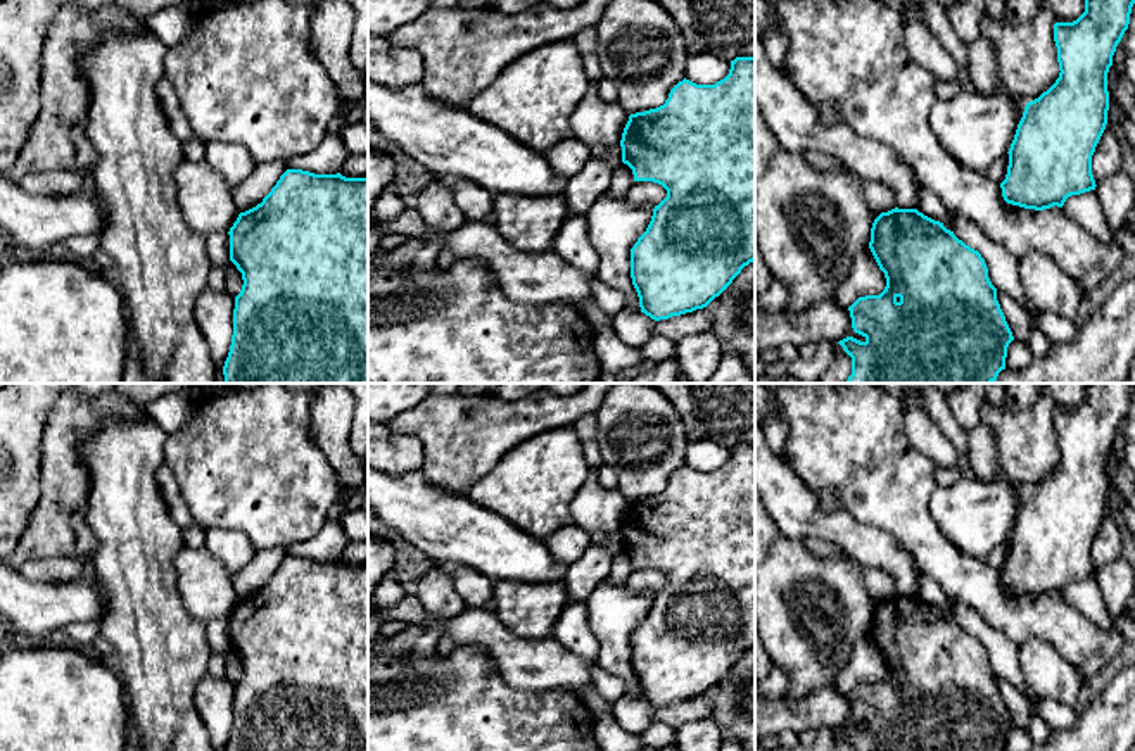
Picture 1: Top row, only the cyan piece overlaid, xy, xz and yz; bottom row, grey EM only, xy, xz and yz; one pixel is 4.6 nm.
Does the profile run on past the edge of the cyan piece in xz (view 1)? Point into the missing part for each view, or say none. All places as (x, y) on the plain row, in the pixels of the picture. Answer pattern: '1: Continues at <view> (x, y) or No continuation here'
1: No continuation here

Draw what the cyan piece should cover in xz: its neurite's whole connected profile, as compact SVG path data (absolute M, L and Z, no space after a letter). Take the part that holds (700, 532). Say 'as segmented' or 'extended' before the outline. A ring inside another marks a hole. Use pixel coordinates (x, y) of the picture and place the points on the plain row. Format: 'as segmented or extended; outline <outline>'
as segmented; outline M755 444L731 447L729 461L715 471L696 471L684 464L670 476L663 492L629 502L620 533L622 549L632 556L634 568L653 568L667 577L667 584L655 592L646 618L631 635L631 665L639 684L641 699L660 708L707 694L732 670L745 653L755 647Z

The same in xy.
as segmented; outline M287 556L228 622L244 672L225 751L368 751L368 565Z

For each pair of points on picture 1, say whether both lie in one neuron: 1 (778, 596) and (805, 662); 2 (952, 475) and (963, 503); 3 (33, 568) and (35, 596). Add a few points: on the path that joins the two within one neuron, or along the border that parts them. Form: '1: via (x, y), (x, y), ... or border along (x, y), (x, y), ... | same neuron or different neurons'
1: via (793, 612), (797, 624), (805, 632), (805, 646) | same neuron
2: border along (961, 475), (954, 482), (938, 487) | different neurons
3: border along (18, 570), (31, 580), (75, 580) | different neurons

